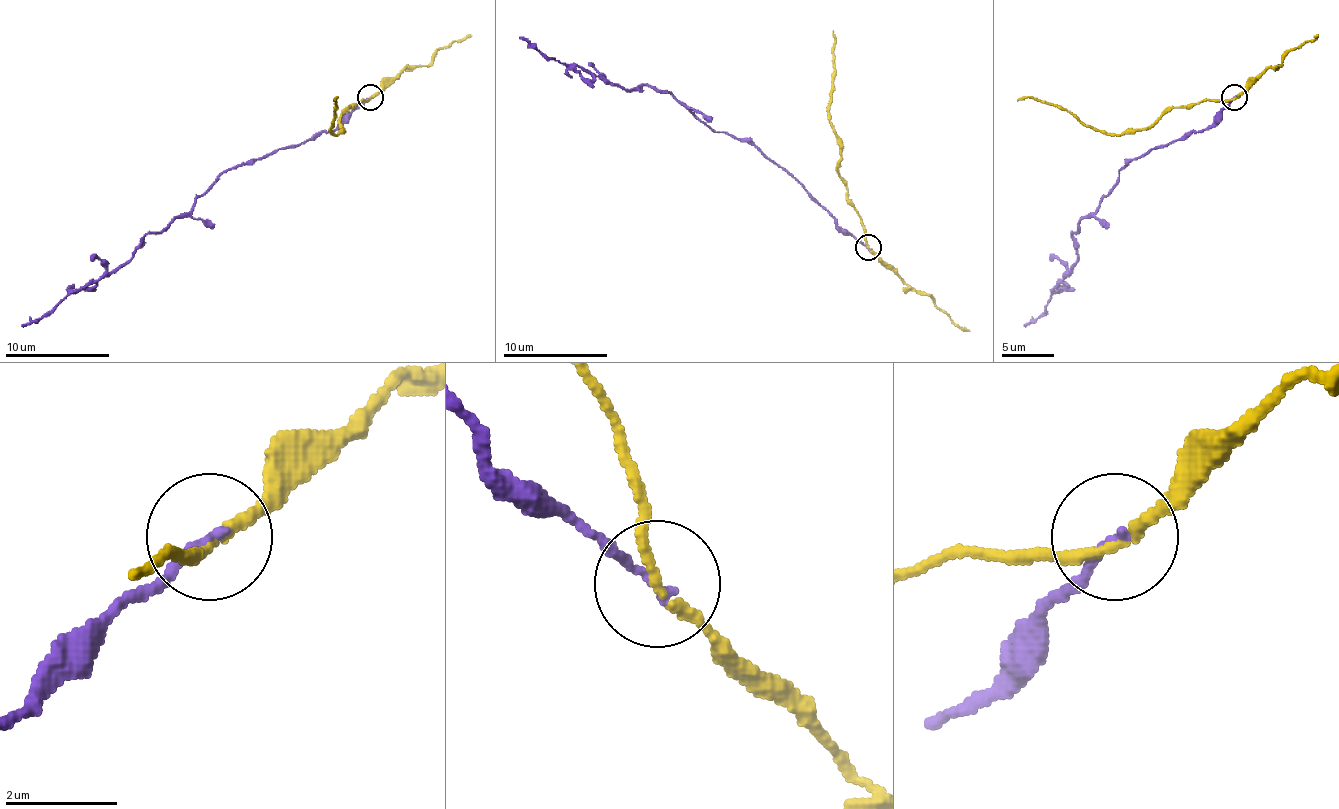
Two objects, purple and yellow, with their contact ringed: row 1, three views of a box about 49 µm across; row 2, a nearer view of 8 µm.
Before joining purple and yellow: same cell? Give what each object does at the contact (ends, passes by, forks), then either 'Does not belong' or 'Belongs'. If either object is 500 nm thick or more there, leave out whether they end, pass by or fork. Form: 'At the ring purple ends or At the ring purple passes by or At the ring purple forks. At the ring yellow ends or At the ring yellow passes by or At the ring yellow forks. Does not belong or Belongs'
At the ring purple ends. At the ring yellow passes by. Does not belong

